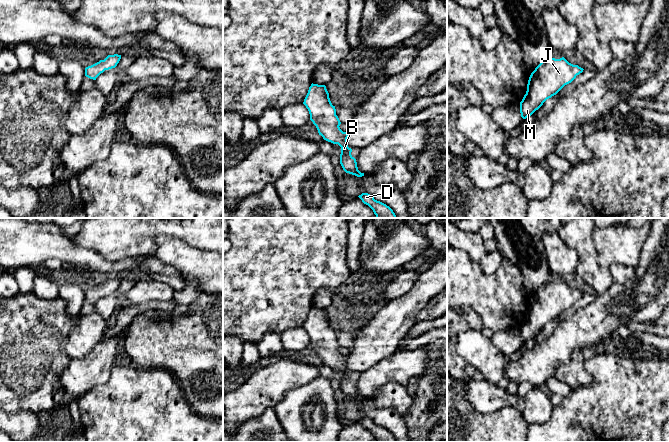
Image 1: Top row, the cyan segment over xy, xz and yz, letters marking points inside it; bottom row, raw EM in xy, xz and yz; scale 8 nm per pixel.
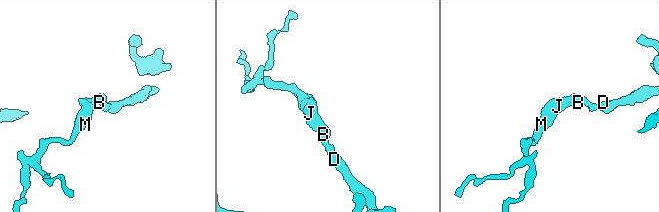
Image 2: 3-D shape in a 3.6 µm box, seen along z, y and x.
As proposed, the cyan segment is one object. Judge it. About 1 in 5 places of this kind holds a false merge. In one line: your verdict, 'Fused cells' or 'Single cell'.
Single cell

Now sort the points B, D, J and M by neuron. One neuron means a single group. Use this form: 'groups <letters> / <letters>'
groups B D J M

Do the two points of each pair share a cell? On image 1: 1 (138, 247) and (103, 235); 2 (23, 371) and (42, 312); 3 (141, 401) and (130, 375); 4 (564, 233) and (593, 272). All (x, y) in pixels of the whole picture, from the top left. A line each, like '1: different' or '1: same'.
1: same
2: same
3: same
4: same

